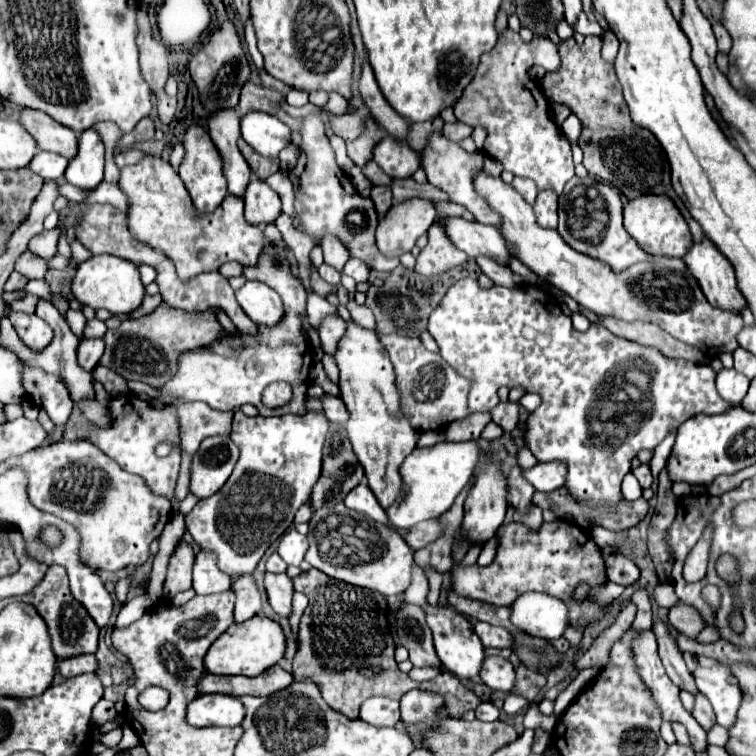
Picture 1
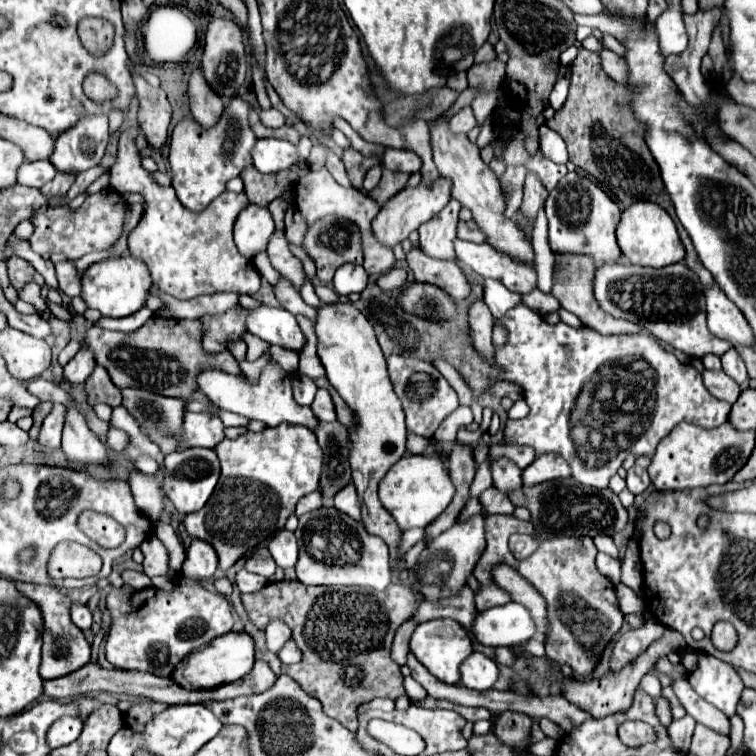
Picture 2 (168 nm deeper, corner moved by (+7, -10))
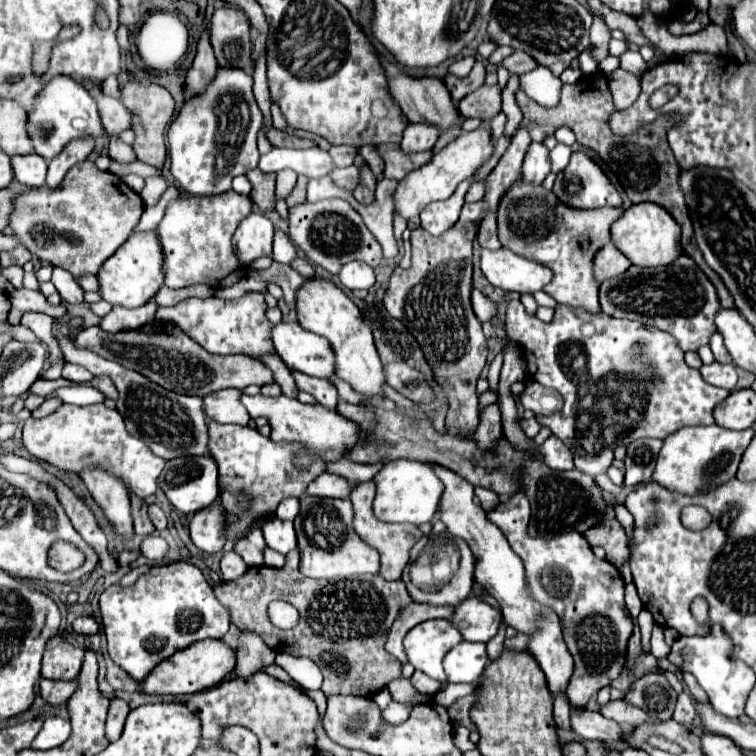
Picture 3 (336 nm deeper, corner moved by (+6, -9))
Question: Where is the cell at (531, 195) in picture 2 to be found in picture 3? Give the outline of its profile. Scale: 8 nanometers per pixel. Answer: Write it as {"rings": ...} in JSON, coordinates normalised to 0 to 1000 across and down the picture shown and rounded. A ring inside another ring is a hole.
{"rings":[[[704,189],[698,194],[693,216],[690,216],[693,237],[714,245],[725,229],[728,229],[728,208],[725,208],[722,192],[720,189]]]}

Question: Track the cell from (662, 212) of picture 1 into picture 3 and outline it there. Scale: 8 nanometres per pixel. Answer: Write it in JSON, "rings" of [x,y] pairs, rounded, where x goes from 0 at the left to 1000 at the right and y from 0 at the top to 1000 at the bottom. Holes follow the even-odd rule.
{"rings":[[[844,269],[828,276],[825,284],[810,295],[807,311],[810,321],[844,353],[884,351],[892,340],[897,340],[897,335],[902,335],[897,295],[886,287],[886,282],[881,282],[881,276],[865,269]]]}

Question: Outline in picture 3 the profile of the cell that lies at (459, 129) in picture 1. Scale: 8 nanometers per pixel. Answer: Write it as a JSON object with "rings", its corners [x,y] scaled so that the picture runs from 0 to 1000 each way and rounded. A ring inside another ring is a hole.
{"rings":[[[638,112],[627,123],[616,126],[606,136],[606,147],[614,155],[635,155],[635,157],[651,157],[664,142],[664,120],[661,112]]]}

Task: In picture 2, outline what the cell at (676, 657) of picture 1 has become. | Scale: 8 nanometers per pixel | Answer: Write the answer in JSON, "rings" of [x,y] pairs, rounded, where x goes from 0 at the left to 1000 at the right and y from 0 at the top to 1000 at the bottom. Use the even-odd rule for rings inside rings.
{"rings":[[[909,897],[890,899],[888,907],[890,907],[893,921],[898,923],[898,929],[901,929],[903,937],[909,939],[909,944],[911,944],[914,950],[919,950],[919,955],[933,958],[933,960],[948,966],[951,971],[964,974],[964,950],[962,950],[959,944],[954,944],[954,942],[951,942],[946,934],[940,934],[938,929],[927,926],[927,923],[917,915],[917,910],[914,910],[914,905],[911,905]]]}

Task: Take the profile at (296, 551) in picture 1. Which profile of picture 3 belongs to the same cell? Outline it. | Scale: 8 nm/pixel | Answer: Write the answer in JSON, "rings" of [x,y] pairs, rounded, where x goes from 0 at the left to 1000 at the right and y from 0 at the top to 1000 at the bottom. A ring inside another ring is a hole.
{"rings":[[[362,684],[347,694],[347,702],[349,702],[352,721],[365,726],[368,731],[378,734],[384,726],[392,726],[392,705],[386,689],[373,689]]]}

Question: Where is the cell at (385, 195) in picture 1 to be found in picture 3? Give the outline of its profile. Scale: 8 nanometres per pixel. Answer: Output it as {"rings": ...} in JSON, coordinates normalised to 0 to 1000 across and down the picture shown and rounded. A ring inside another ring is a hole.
{"rings":[[[508,189],[500,197],[511,213],[508,231],[516,237],[526,237],[526,239],[537,234],[542,226],[561,218],[571,208],[571,197],[558,200],[558,202],[534,202],[526,189]]]}

